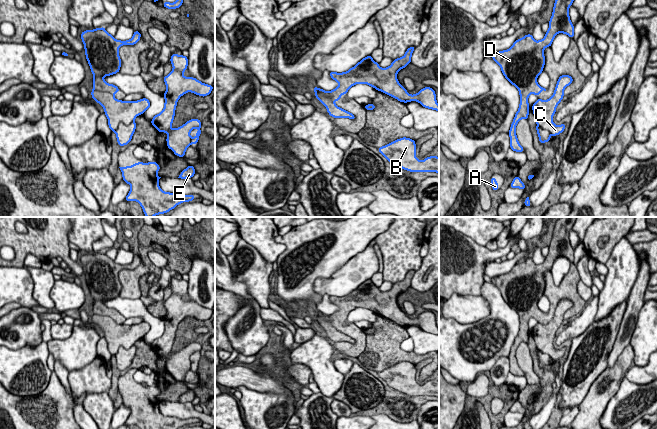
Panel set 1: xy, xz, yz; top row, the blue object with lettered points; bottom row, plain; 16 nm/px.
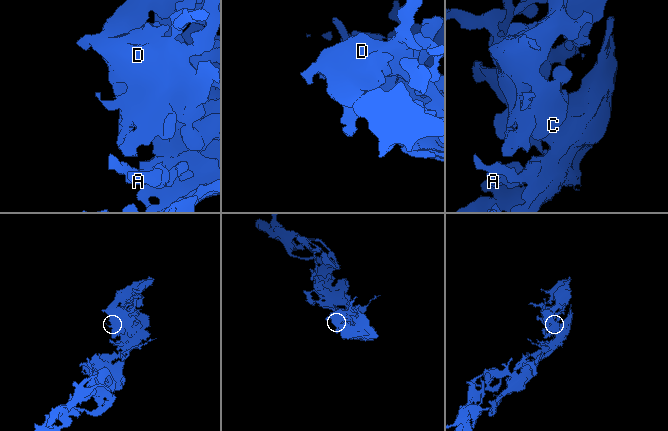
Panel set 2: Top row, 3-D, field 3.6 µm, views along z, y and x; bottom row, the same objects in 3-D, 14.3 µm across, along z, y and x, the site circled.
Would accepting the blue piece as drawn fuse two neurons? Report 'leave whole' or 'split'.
leave whole

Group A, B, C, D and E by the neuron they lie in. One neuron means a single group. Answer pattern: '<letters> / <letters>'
A B C D E

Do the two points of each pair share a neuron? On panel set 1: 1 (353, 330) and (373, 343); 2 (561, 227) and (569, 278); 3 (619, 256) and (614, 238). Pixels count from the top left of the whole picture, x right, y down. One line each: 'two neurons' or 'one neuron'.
1: two neurons
2: one neuron
3: two neurons

